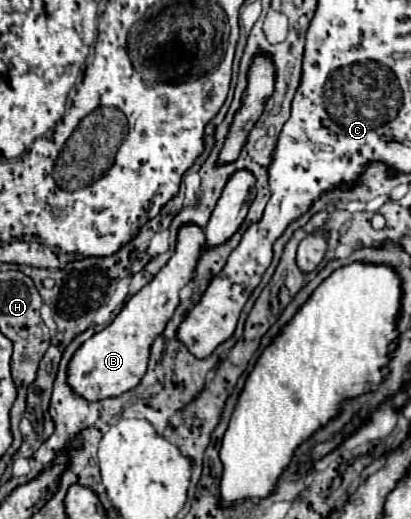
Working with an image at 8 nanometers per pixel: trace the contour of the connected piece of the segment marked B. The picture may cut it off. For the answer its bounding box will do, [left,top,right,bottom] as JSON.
[67,226,205,400]

